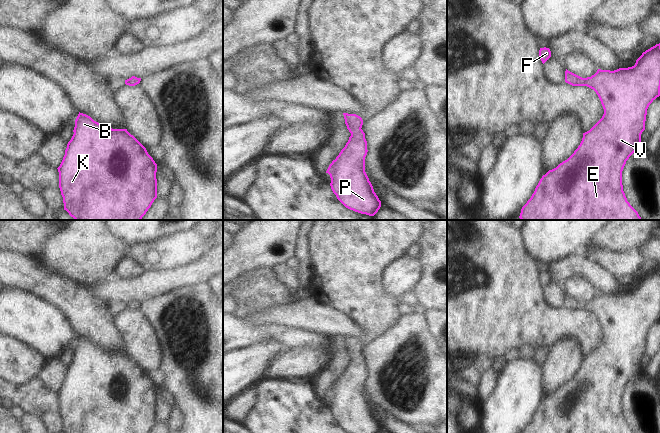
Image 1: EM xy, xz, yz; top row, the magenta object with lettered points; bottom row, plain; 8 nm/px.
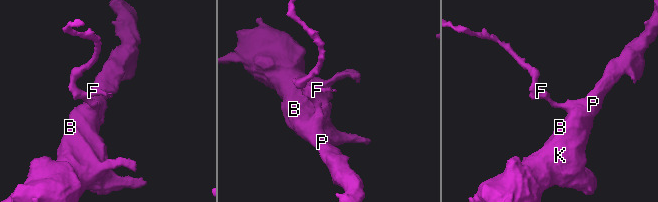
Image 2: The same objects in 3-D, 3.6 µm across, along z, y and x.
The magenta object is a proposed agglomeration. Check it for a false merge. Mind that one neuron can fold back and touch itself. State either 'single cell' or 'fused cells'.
single cell

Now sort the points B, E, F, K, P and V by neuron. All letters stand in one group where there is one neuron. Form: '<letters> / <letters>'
B E F K P V

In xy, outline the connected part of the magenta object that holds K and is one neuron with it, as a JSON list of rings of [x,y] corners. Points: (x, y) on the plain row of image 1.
[[[80,337],[60,390],[64,433],[149,433],[157,422],[157,388],[127,353],[112,353]]]

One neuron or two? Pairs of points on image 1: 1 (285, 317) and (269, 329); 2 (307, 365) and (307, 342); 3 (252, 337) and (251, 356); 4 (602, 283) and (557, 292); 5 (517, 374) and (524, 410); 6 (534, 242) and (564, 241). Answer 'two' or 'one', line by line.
1: two
2: two
3: two
4: two
5: one
6: one

